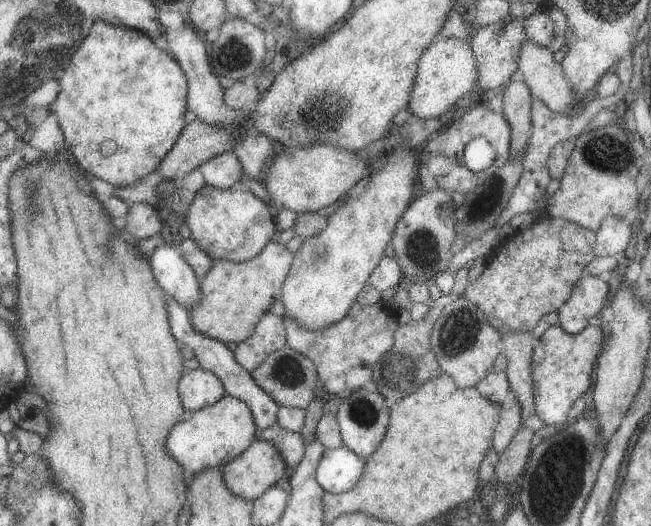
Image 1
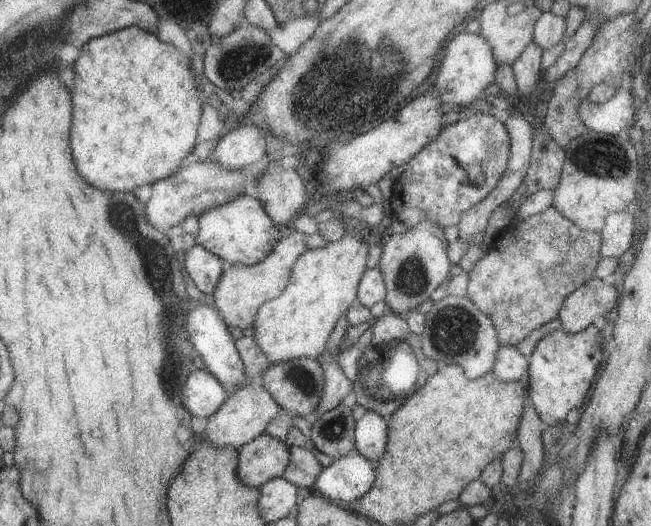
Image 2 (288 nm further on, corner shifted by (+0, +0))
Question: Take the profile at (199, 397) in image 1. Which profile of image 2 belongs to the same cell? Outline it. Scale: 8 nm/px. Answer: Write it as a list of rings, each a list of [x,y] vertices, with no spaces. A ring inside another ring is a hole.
[[[193,368],[181,388],[181,404],[191,416],[199,418],[207,418],[211,412],[215,412],[225,398],[227,390],[223,390],[223,384],[207,370]]]

